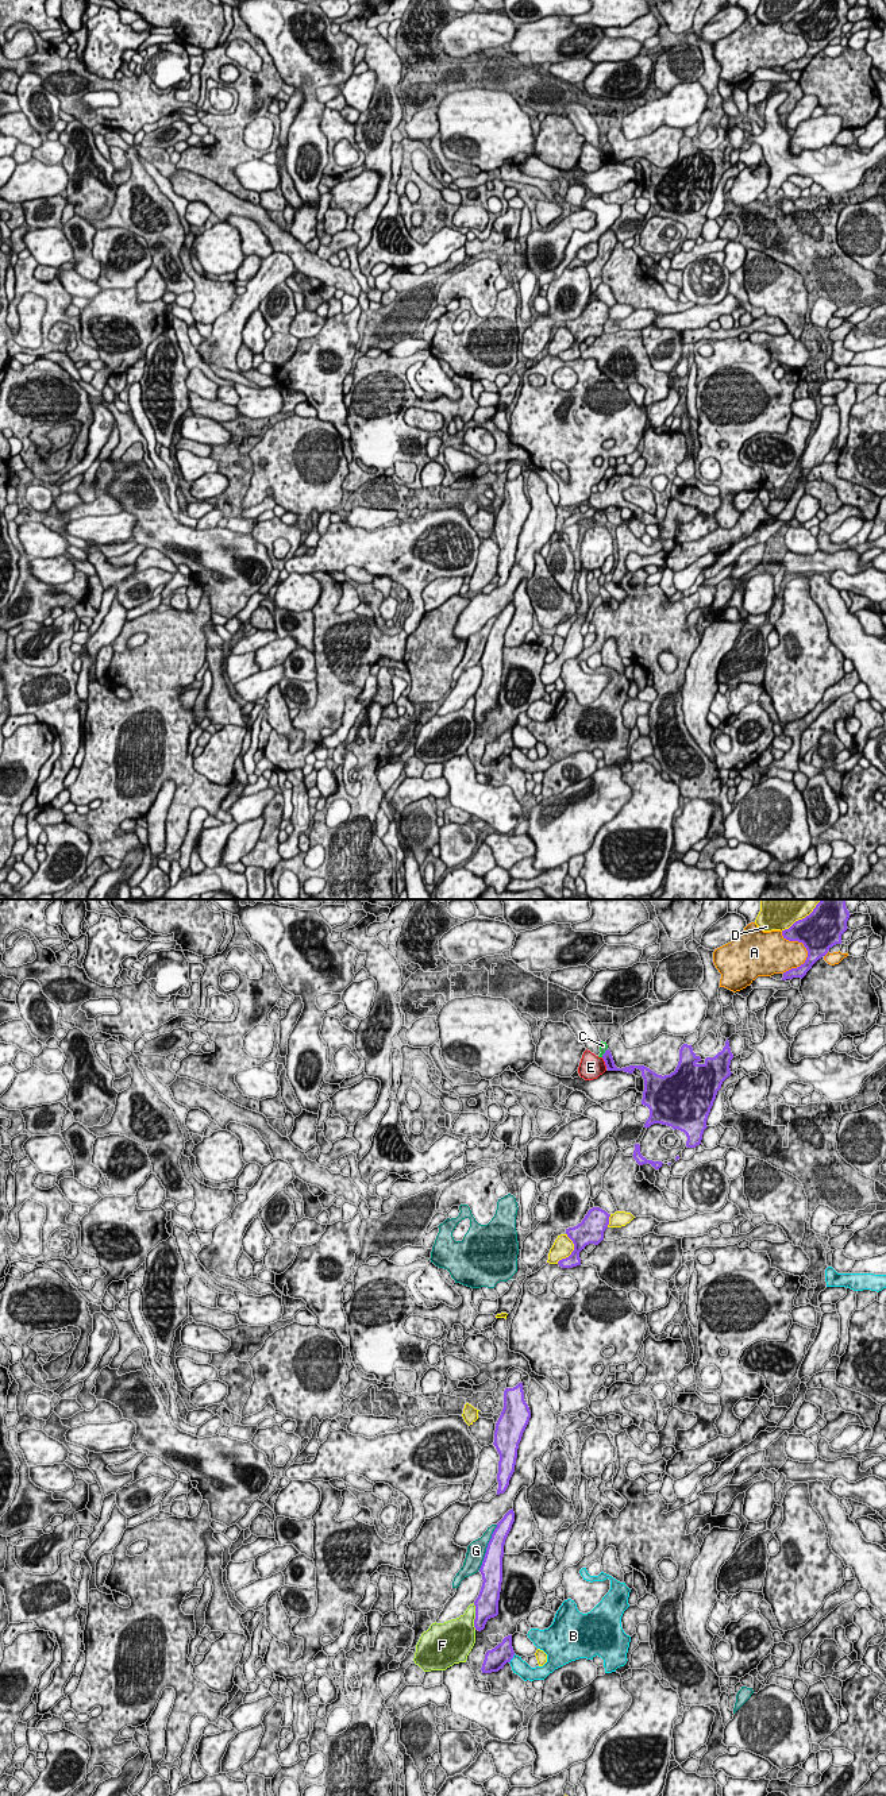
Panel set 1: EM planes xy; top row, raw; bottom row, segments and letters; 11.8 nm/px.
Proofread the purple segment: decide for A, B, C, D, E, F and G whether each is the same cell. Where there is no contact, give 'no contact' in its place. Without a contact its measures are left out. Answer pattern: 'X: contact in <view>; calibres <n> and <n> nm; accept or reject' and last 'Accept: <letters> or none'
A: contact in xy; calibres 460 and 340 nm; reject
B: contact in xy; calibres 260 and 190 nm; reject
C: contact in xy; calibres 120 and 100 nm; reject
D: contact in xy; calibres 280 and 240 nm; reject
E: contact in xy; calibres 120 and 280 nm; reject
F: contact in xy; calibres 280 and 340 nm; reject
G: contact in xy; calibres 260 and 220 nm; reject
Accept: none

